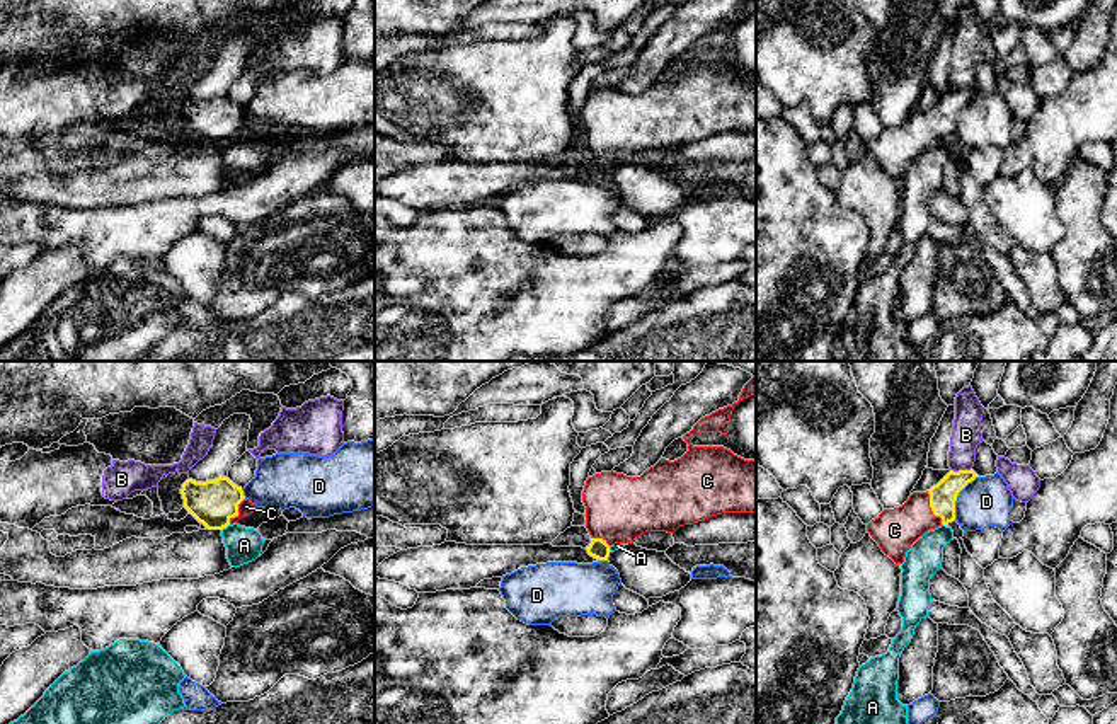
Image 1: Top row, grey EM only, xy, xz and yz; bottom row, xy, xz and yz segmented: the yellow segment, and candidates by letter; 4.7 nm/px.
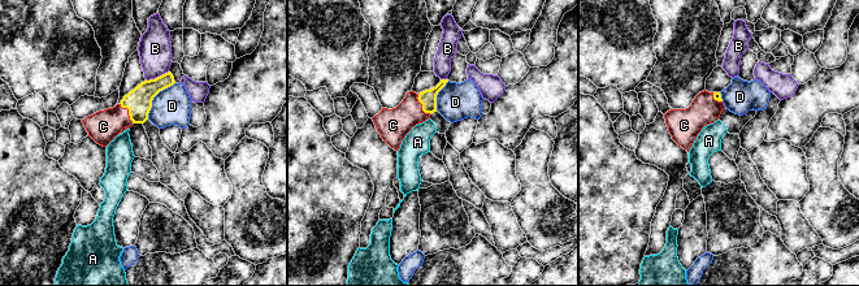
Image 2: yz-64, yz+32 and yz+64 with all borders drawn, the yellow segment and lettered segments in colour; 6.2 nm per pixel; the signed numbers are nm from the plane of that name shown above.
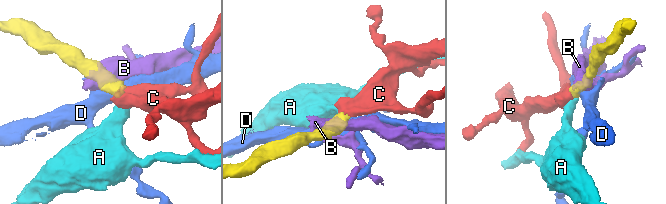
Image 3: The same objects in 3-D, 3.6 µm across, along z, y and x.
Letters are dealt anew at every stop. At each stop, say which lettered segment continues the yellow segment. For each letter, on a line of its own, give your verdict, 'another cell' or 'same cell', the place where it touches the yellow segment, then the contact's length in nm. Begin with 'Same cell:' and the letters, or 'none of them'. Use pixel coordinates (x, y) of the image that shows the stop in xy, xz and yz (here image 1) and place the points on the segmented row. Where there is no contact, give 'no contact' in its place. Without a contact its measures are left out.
Same cell: C
A: another cell; contact xy (225, 527); length 50 nm
B: another cell; contact yz (961, 471); length 110 nm
C: same cell; contact yz (930, 506); length 180 nm
D: another cell; contact yz (957, 494); length 240 nm

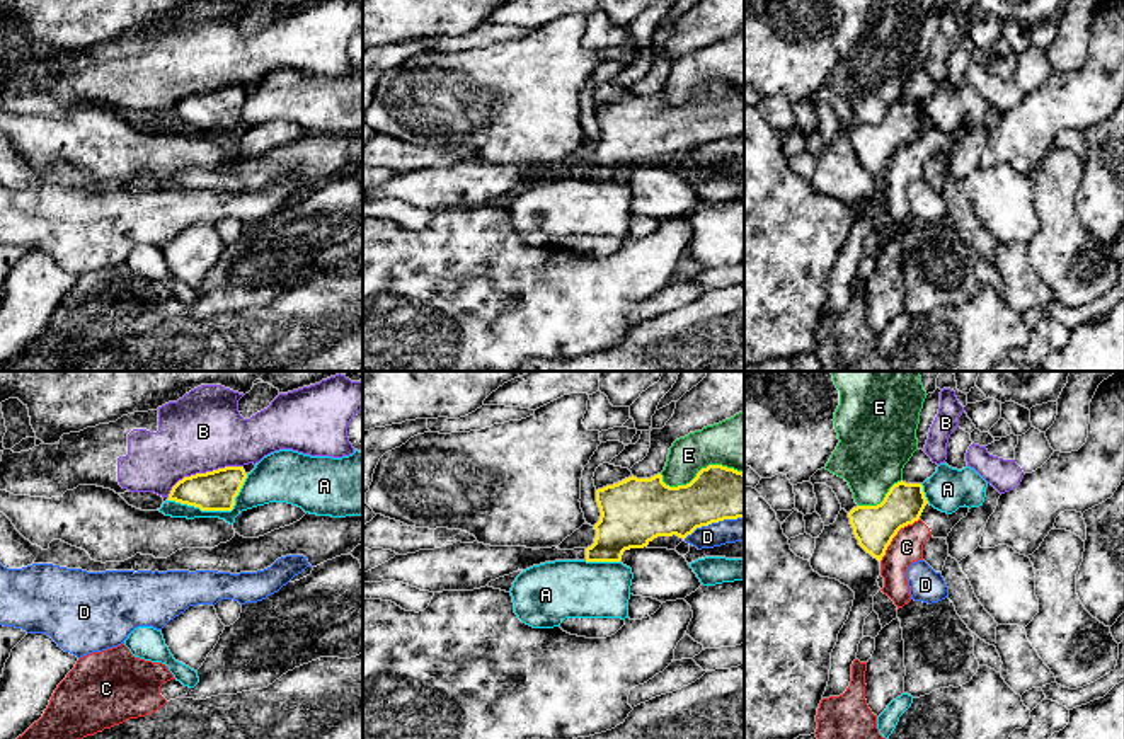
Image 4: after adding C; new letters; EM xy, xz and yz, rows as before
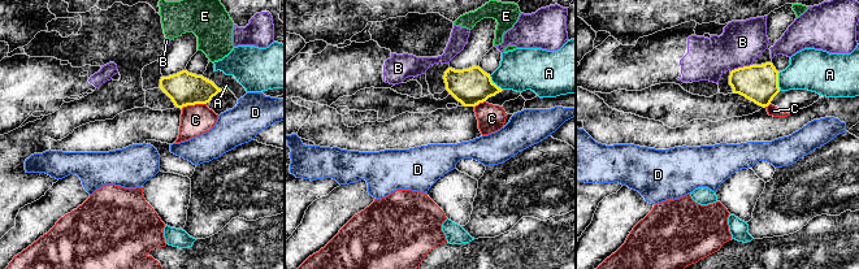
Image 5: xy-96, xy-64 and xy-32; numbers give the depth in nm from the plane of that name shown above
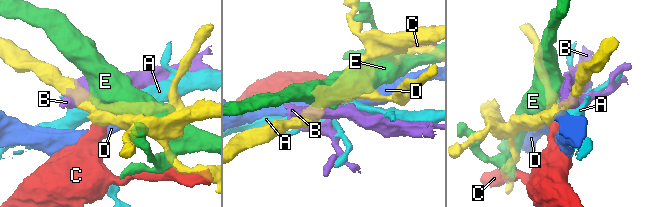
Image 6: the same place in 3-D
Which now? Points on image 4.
Same cell: none of them
A: another cell; contact xy (217, 509); length 400 nm
B: another cell; contact xy (203, 474); length 380 nm
C: another cell; contact yz (894, 535); length 280 nm
D: another cell; contact xz (712, 521); length 300 nm
E: another cell; contact xz (699, 472); length 400 nm

